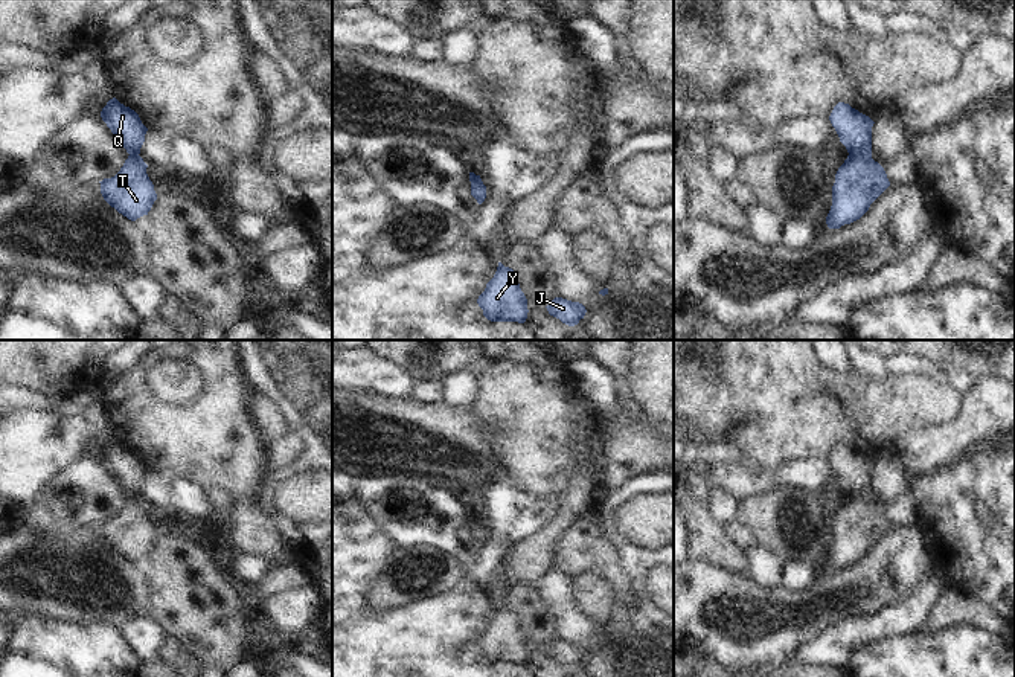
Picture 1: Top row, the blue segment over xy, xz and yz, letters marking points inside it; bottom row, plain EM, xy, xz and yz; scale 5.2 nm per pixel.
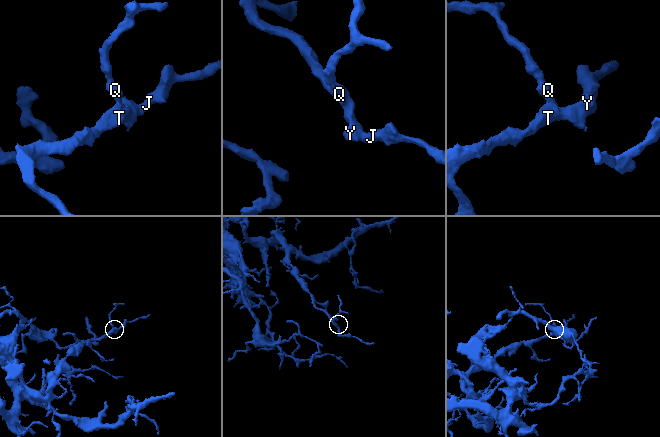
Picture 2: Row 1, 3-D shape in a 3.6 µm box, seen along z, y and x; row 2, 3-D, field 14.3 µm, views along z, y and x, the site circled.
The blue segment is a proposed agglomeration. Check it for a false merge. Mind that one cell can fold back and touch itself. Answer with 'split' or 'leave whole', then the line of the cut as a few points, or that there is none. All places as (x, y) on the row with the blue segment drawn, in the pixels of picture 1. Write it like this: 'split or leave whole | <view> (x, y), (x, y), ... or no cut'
leave whole | no cut

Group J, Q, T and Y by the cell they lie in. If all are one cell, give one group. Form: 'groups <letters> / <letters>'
groups J Q T Y

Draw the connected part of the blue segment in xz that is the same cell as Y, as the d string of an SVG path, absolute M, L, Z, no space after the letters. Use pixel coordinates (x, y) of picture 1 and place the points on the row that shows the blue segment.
M498 262L494 278L477 299L483 316L491 322L518 322L527 319L527 299L520 288L515 271Z

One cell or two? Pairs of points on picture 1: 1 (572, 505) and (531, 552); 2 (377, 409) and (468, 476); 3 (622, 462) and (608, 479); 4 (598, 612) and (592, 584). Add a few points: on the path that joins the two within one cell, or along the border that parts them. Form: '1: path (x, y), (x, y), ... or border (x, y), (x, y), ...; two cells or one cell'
1: path (564, 517), (543, 540); one cell
2: path (400, 430), (406, 436), (430, 438), (445, 453); one cell
3: path (617, 467), (611, 474); one cell
4: path (596, 606), (592, 590); one cell

